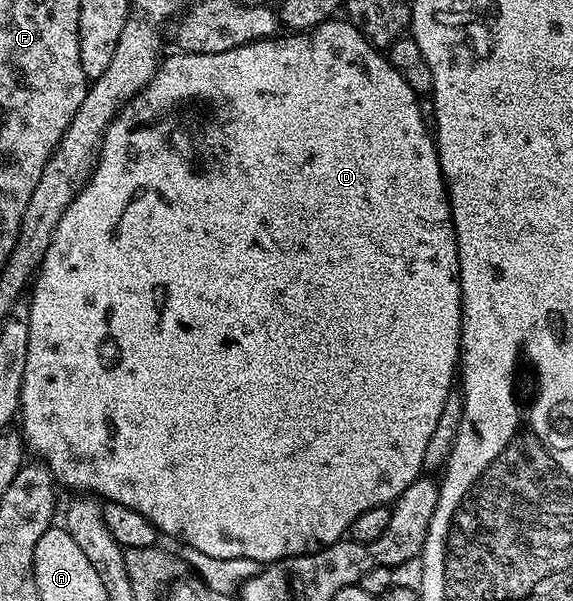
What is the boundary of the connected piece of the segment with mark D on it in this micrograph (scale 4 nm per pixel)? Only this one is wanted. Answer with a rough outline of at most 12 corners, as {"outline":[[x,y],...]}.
{"outline":[[359,25],[175,52],[30,286],[61,487],[261,564],[421,477],[456,229]]}

